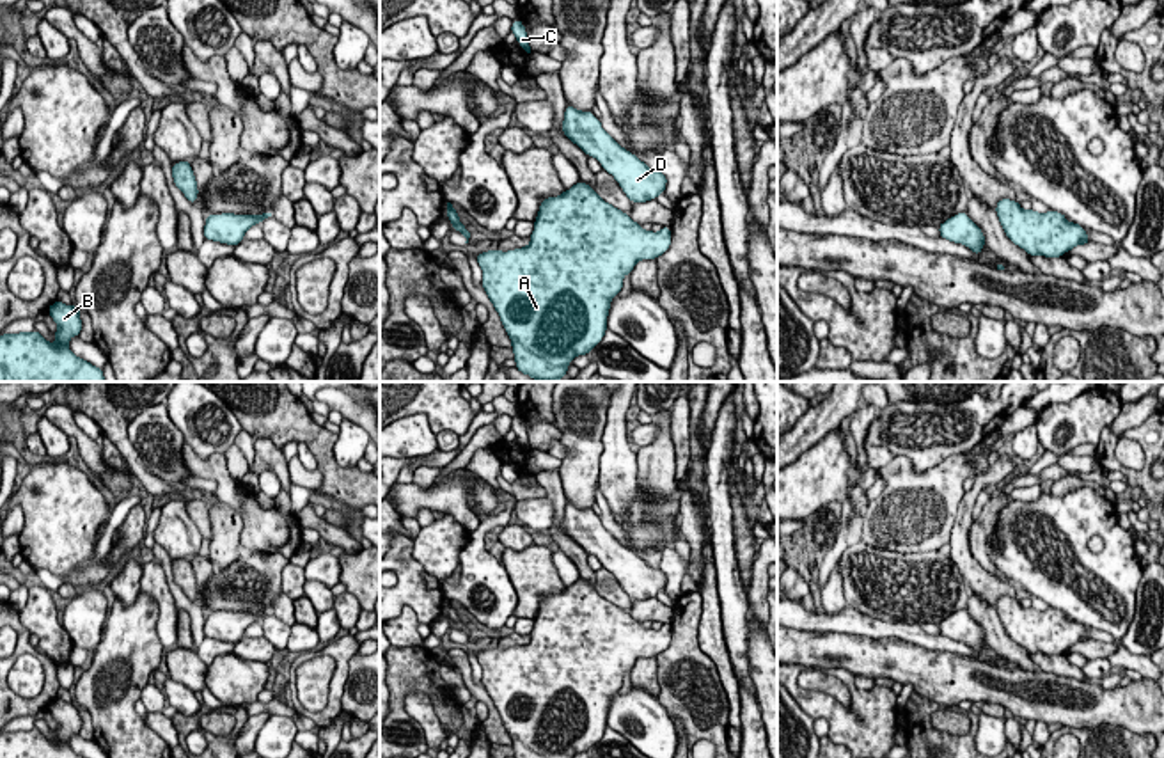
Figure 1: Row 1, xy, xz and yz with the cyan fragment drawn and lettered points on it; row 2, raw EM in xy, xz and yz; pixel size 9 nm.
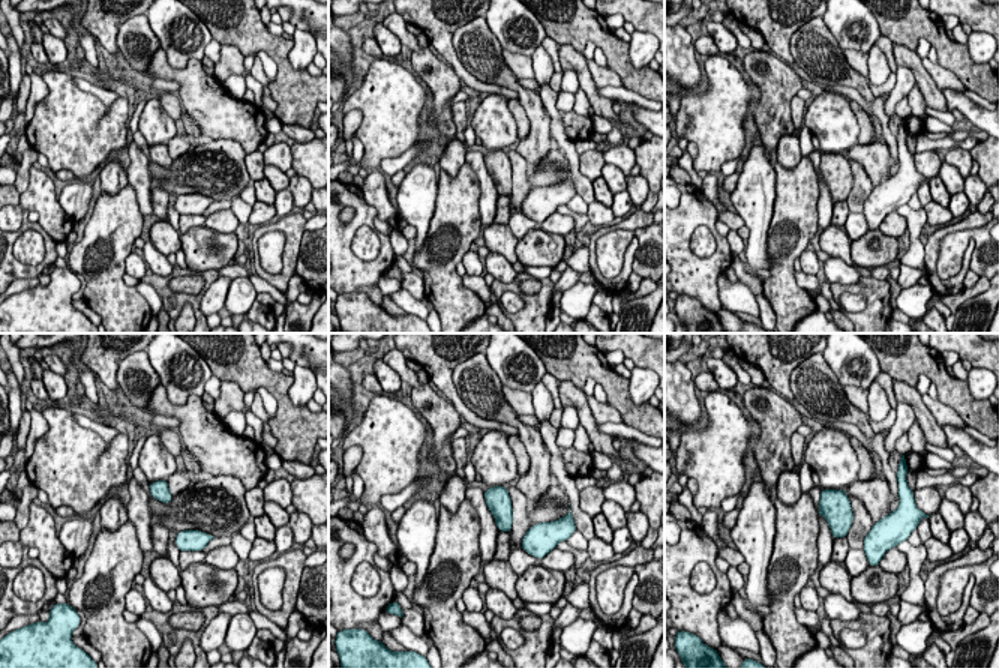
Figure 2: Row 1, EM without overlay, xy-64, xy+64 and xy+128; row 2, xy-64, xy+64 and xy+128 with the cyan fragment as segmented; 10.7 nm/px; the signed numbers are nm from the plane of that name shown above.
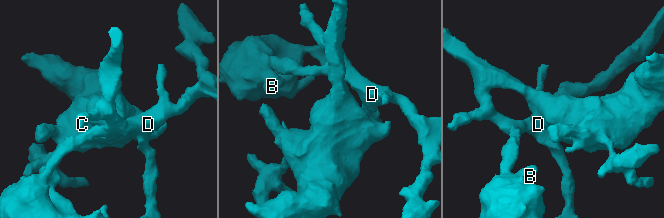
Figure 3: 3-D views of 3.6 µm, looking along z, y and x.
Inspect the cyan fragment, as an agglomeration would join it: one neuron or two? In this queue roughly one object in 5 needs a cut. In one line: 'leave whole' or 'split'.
leave whole

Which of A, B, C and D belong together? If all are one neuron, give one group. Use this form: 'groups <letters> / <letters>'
groups A B C D

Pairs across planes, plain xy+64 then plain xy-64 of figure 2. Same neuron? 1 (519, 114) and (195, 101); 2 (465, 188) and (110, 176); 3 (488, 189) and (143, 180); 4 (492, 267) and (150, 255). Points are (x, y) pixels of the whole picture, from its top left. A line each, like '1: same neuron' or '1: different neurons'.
1: different neurons
2: different neurons
3: same neuron
4: same neuron

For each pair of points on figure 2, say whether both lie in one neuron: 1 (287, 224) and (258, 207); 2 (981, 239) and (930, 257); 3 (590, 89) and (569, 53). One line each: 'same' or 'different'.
1: different
2: different
3: same

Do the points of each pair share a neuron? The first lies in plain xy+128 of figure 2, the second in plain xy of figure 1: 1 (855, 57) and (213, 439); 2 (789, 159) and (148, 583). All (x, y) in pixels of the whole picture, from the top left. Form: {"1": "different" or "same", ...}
{"1": "different", "2": "different"}

